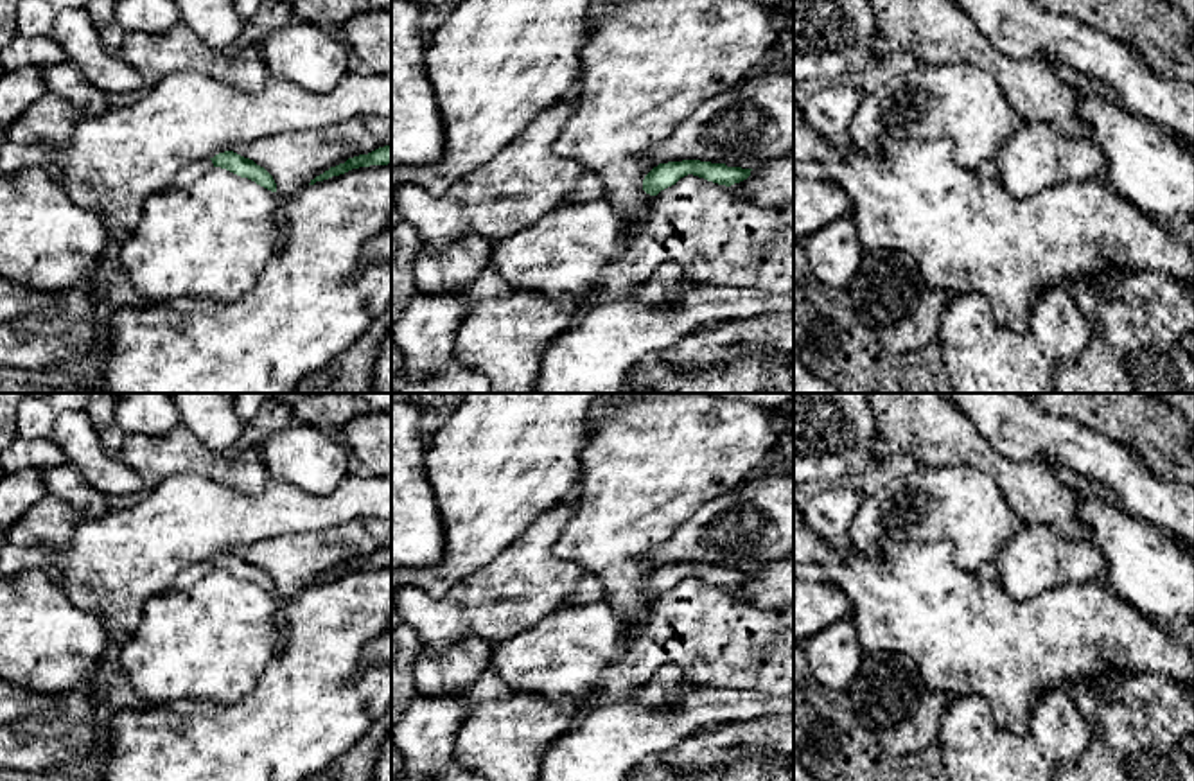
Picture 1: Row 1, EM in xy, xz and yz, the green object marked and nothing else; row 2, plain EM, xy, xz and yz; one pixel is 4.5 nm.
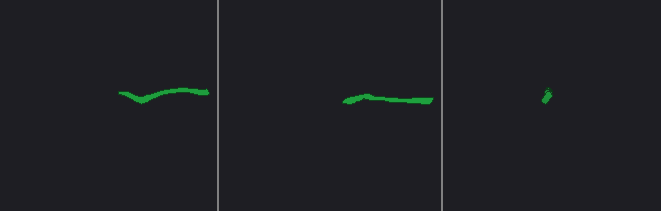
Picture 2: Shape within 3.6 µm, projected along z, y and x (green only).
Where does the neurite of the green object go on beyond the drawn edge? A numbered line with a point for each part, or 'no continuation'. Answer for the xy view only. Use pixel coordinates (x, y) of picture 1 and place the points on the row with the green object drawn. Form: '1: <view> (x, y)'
1: xy (185, 176)

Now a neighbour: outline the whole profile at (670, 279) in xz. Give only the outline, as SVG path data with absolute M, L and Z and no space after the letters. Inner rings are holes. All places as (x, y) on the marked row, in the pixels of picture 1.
M664 264L661 271L646 284L632 289L628 296L637 298L643 303L657 305L666 294L682 291L689 285L698 285L691 282L680 266Z

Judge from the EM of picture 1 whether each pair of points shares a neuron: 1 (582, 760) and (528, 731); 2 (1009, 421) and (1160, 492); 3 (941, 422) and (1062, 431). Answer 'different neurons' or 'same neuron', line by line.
1: different neurons
2: same neuron
3: different neurons

